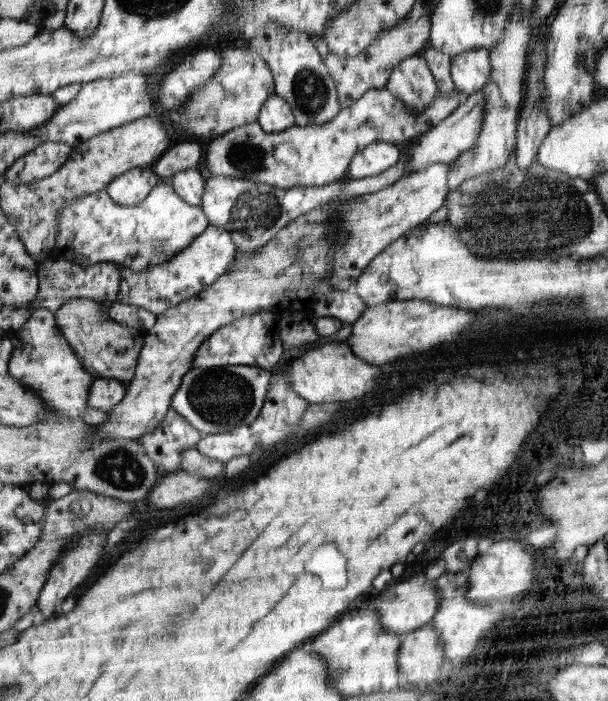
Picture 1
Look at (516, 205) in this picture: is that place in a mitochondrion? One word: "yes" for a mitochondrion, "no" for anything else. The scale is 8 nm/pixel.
yes

